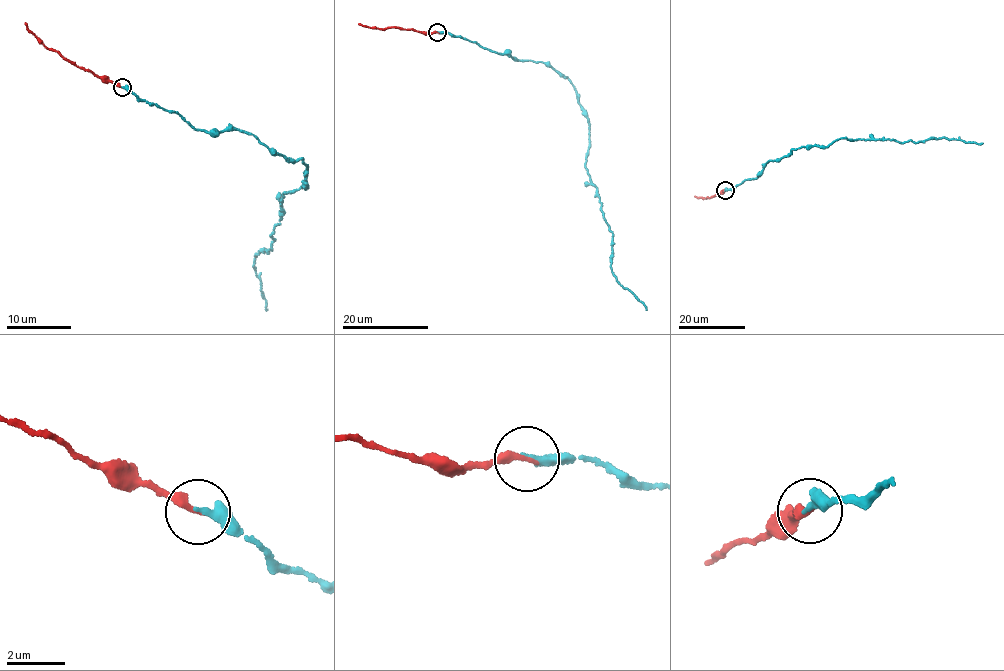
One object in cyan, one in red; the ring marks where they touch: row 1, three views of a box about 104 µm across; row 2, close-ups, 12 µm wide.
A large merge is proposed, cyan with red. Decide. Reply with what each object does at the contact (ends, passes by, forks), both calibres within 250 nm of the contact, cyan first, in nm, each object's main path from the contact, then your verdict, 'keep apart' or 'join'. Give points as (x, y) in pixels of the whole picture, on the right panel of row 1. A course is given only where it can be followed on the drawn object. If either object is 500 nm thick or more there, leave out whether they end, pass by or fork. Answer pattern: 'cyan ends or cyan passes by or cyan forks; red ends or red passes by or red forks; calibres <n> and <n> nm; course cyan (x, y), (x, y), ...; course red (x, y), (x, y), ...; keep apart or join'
cyan ends; red ends; calibres 320 and 280 nm; course cyan (725, 191), (757, 178), (768, 160), (792, 149), (826, 147), (841, 138), (916, 143), (942, 138), (982, 143); course red (725, 191), (709, 198), (695, 196); join

